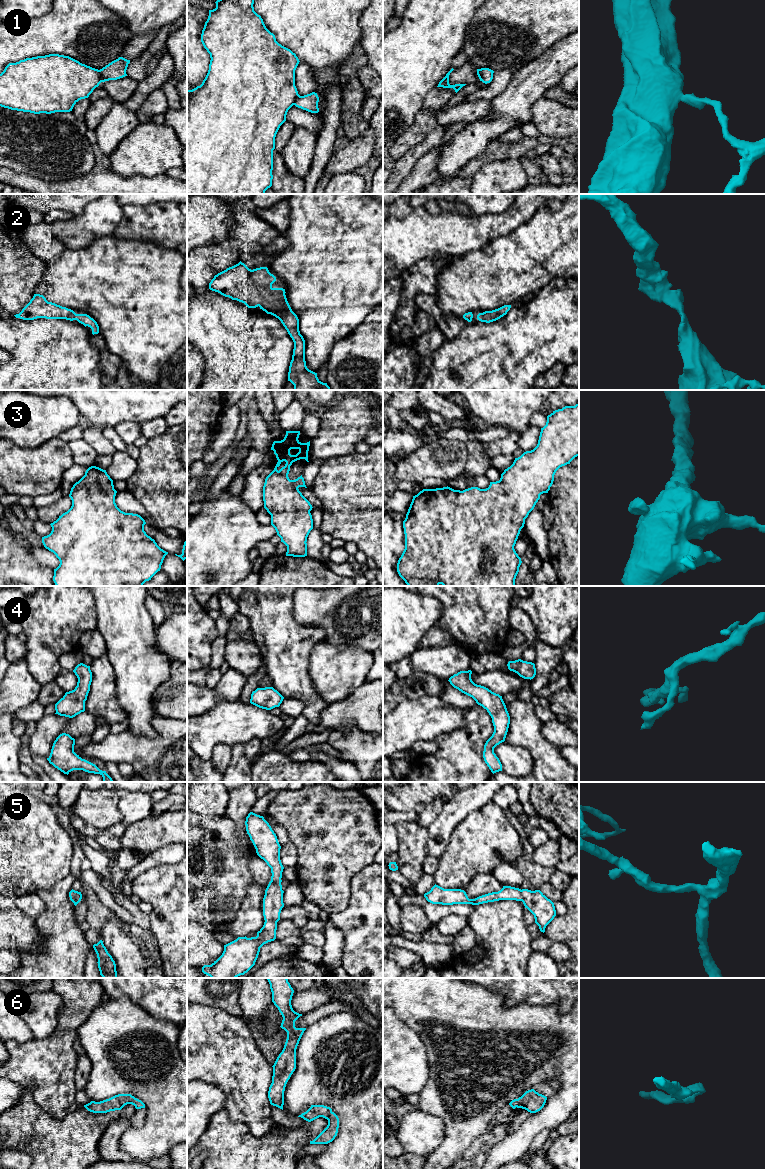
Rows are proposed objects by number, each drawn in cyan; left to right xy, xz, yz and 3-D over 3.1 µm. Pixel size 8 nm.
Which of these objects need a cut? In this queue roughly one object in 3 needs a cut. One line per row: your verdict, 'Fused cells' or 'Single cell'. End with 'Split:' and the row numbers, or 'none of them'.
1: Fused cells
2: Single cell
3: Single cell
4: Single cell
5: Single cell
6: Single cell
Split: 1

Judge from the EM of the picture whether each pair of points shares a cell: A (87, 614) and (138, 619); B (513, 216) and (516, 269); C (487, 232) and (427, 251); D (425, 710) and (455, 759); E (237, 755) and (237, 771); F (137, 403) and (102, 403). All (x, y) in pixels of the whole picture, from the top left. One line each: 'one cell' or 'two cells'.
A: two cells
B: two cells
C: one cell
D: two cells
E: one cell
F: one cell

